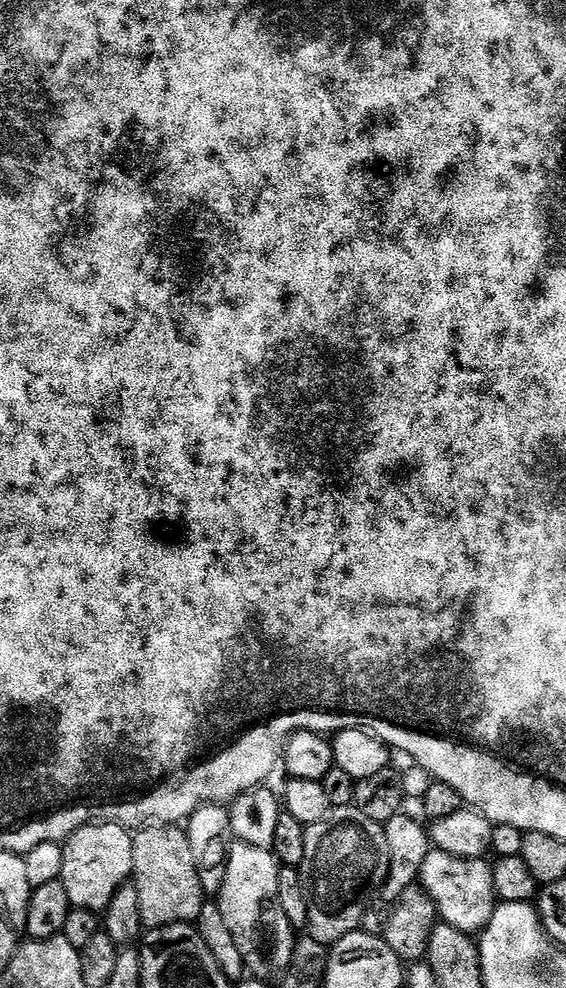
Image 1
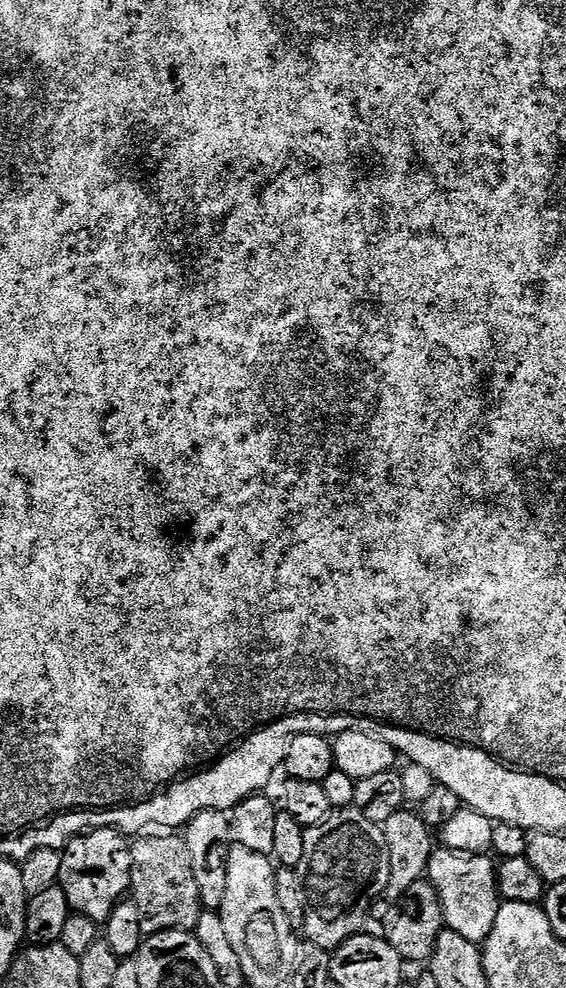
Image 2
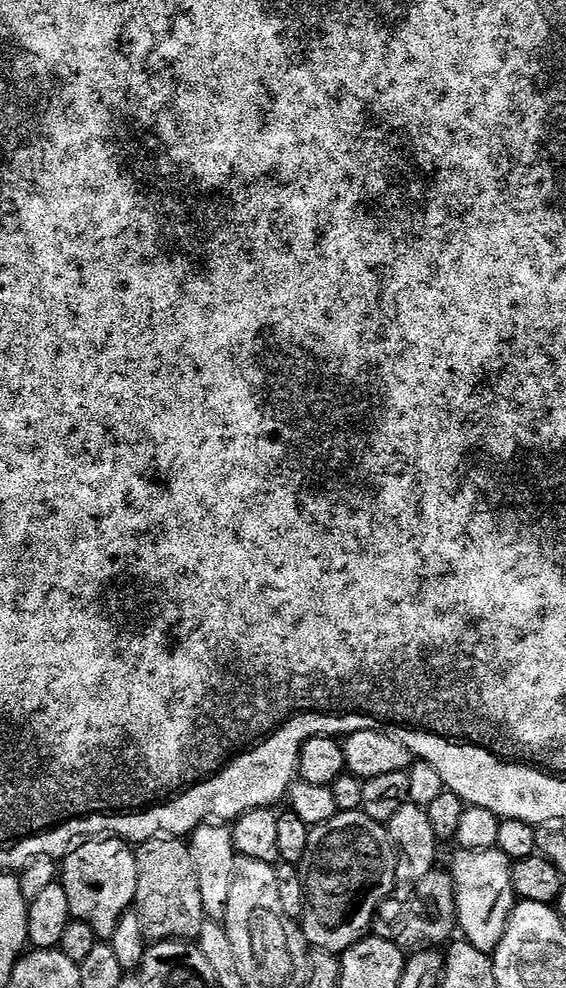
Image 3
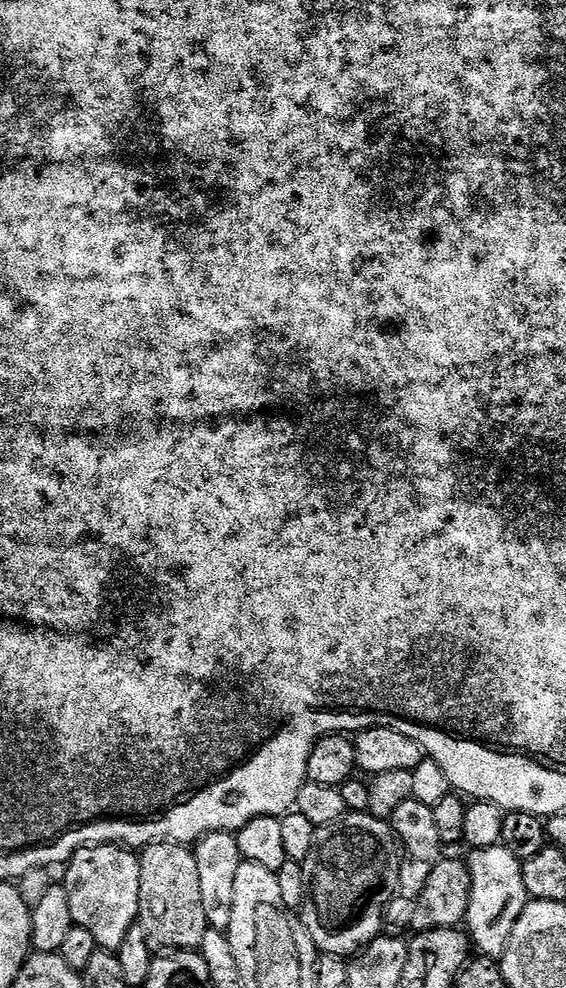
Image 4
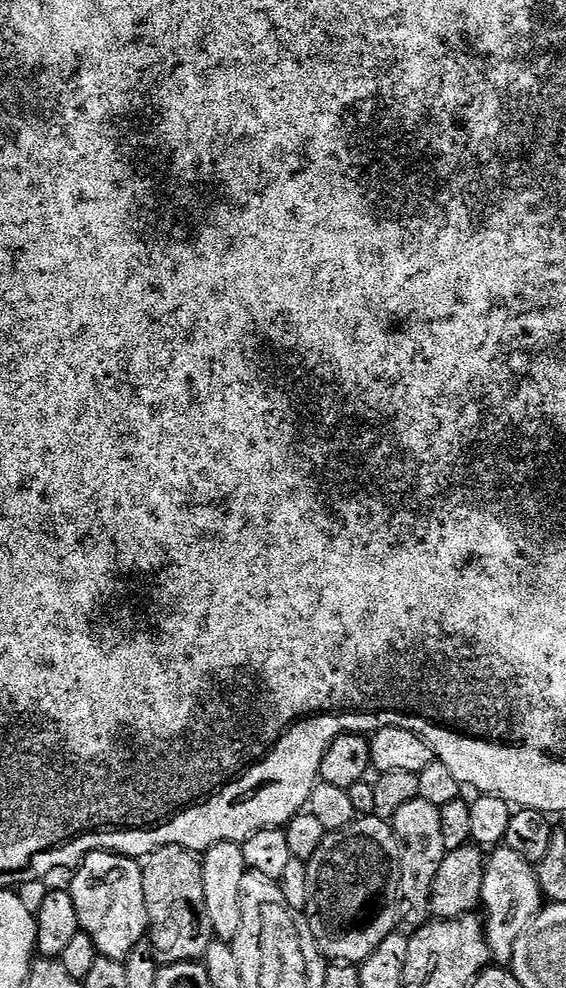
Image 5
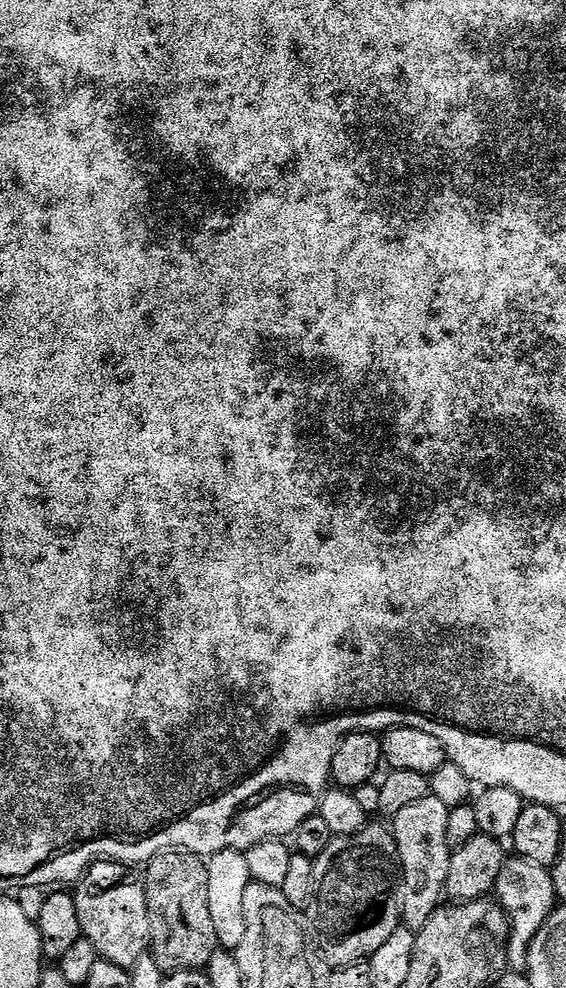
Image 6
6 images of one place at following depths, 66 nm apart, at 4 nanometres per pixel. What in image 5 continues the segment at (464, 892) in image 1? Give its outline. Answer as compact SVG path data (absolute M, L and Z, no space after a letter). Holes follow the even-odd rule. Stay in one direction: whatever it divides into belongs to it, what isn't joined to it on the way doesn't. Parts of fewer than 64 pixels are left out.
M500 846L493 856L487 857L482 878L482 919L484 922L484 939L488 942L491 959L497 965L508 966L512 963L514 942L528 929L542 907L542 897L538 878L533 864L526 858L514 854L514 850Z

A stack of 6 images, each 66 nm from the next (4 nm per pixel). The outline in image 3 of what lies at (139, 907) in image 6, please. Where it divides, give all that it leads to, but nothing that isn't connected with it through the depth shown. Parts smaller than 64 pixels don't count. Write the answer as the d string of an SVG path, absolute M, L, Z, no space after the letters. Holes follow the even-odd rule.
M85 839L63 857L58 868L58 883L66 890L72 919L86 922L86 926L94 930L97 941L111 941L114 930L118 930L118 922L136 903L138 894L136 853L127 840Z

